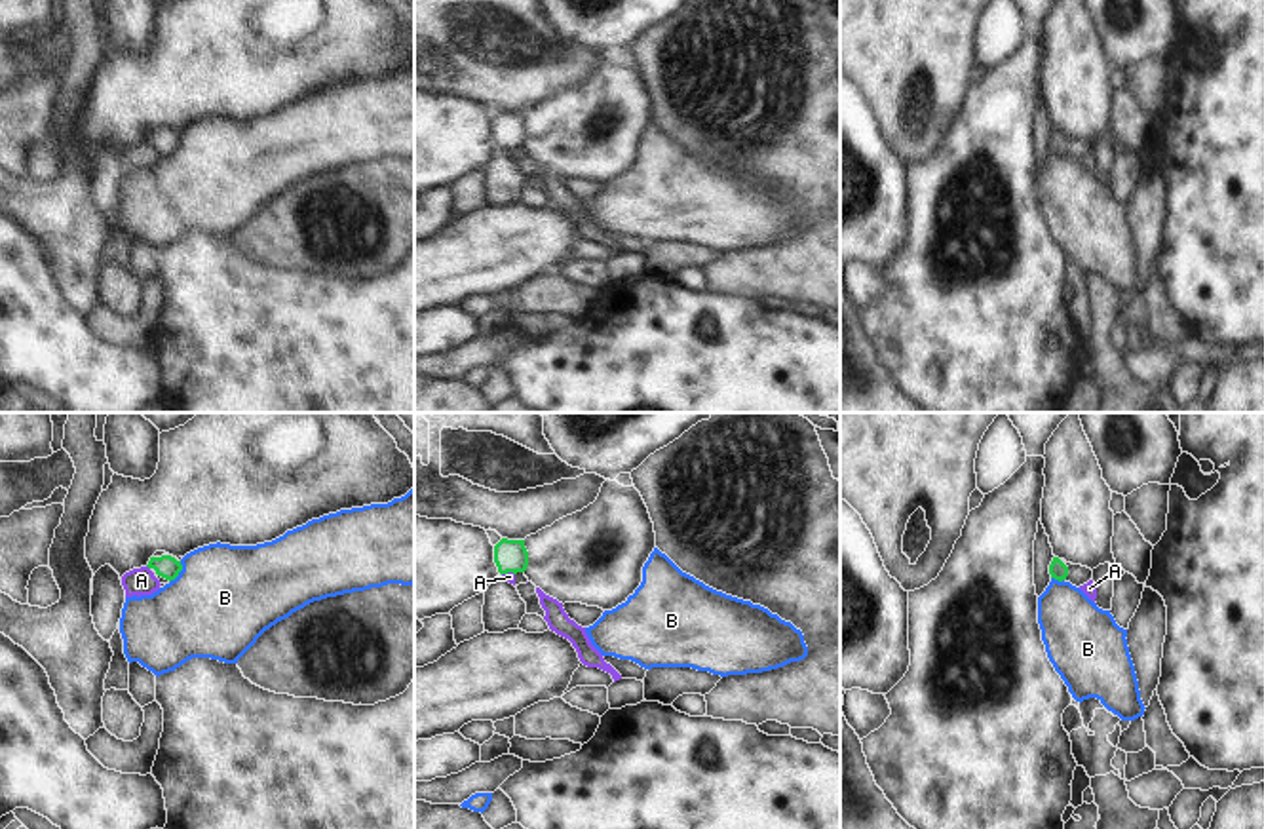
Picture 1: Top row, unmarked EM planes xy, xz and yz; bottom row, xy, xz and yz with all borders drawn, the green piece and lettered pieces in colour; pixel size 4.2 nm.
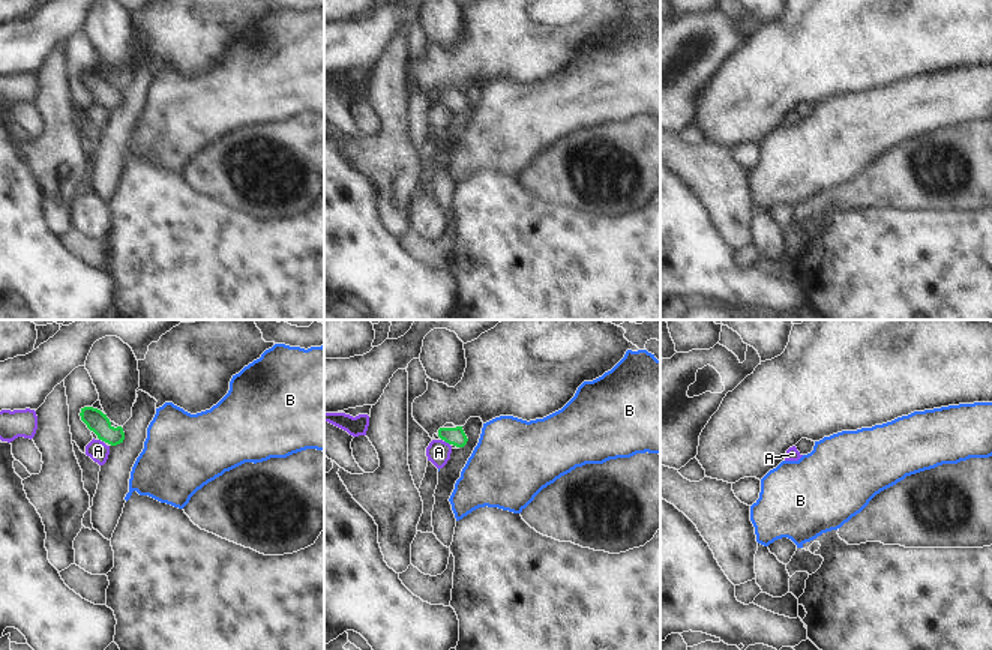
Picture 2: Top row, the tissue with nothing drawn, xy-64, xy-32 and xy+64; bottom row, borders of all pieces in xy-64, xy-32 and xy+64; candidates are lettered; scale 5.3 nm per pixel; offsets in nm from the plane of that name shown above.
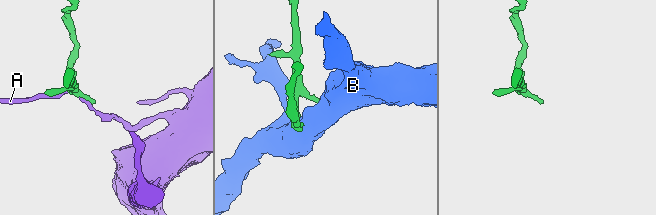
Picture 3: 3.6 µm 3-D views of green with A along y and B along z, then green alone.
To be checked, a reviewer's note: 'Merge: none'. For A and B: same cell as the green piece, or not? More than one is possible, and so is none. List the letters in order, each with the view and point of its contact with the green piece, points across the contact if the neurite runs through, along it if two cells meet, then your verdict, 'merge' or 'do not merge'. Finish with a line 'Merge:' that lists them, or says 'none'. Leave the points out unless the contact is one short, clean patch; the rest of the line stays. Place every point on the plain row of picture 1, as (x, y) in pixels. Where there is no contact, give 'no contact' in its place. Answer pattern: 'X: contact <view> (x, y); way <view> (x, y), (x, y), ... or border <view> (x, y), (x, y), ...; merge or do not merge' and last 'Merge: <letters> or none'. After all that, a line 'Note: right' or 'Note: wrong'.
A: contact xz (508, 145); border xz (514, 147), (502, 149); do not merge
B: contact xy (179, 145); border xy (181, 135), (181, 145), (170, 156); do not merge
Merge: none
Note: right

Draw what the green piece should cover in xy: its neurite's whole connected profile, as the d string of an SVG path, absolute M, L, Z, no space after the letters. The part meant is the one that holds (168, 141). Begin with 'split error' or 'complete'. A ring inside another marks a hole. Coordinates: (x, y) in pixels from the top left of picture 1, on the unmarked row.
split error; M156 125L146 141L154 146L160 158L169 158L182 145L181 135L165 125Z

